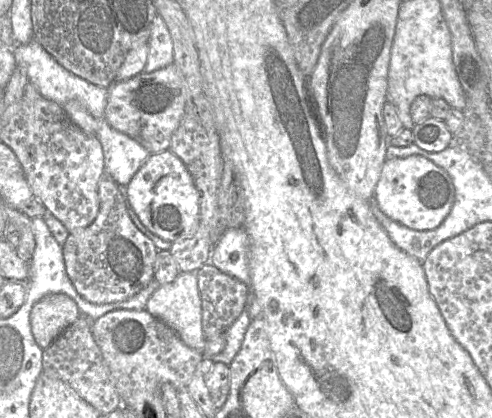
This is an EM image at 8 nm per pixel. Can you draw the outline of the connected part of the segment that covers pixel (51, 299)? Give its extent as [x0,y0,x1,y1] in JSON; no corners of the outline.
[30,294,80,351]

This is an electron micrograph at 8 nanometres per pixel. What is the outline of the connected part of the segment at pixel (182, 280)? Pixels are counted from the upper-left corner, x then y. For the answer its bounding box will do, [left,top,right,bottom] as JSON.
[145,271,207,352]

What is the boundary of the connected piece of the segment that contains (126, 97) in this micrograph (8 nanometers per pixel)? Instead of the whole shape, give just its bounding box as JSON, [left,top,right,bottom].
[105,63,186,153]

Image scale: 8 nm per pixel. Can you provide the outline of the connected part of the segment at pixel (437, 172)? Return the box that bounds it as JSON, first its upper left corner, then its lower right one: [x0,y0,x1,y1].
[373,155,455,230]

